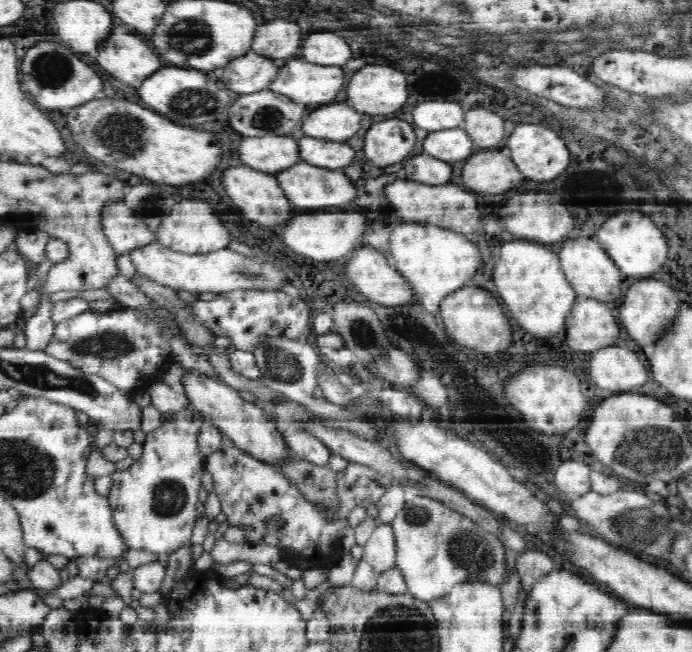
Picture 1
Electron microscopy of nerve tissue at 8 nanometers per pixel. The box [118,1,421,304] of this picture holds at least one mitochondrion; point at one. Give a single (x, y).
(191, 35)

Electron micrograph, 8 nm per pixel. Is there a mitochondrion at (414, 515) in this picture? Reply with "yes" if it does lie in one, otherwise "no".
yes

